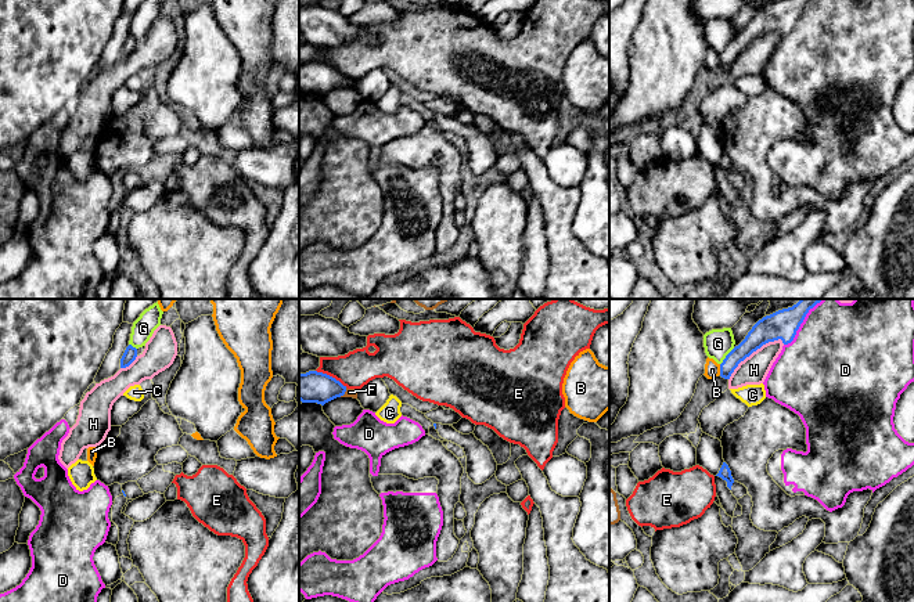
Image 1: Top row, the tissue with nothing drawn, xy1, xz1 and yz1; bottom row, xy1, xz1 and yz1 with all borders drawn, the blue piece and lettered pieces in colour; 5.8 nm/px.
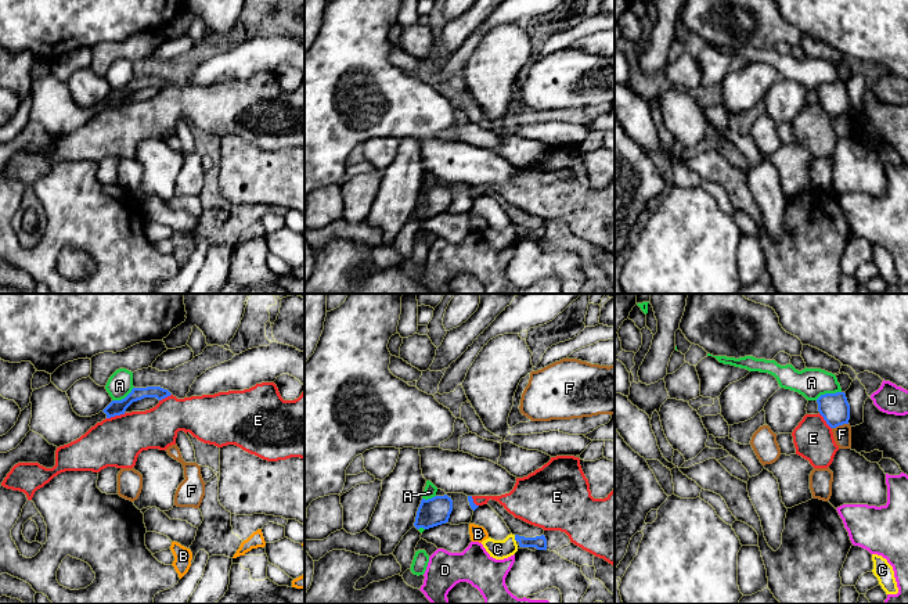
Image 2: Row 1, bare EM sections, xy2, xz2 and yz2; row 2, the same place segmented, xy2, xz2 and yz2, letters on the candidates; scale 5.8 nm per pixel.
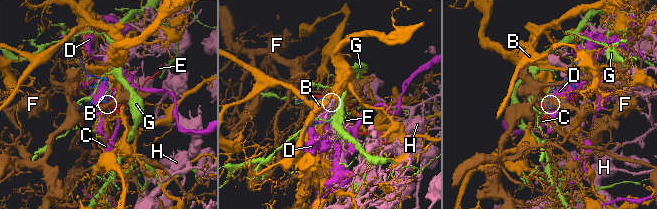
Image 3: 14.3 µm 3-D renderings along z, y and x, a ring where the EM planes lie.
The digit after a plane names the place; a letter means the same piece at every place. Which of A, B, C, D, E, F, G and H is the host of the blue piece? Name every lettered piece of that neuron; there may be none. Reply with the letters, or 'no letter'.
no letter

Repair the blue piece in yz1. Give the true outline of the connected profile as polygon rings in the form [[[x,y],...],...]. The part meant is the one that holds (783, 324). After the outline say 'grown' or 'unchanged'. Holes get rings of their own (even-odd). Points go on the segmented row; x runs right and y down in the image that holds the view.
[[[800,299],[788,309],[778,310],[759,320],[745,339],[735,346],[720,364],[720,376],[730,379],[741,361],[769,342],[781,339],[784,345],[794,340],[806,314],[823,299]]]; unchanged

